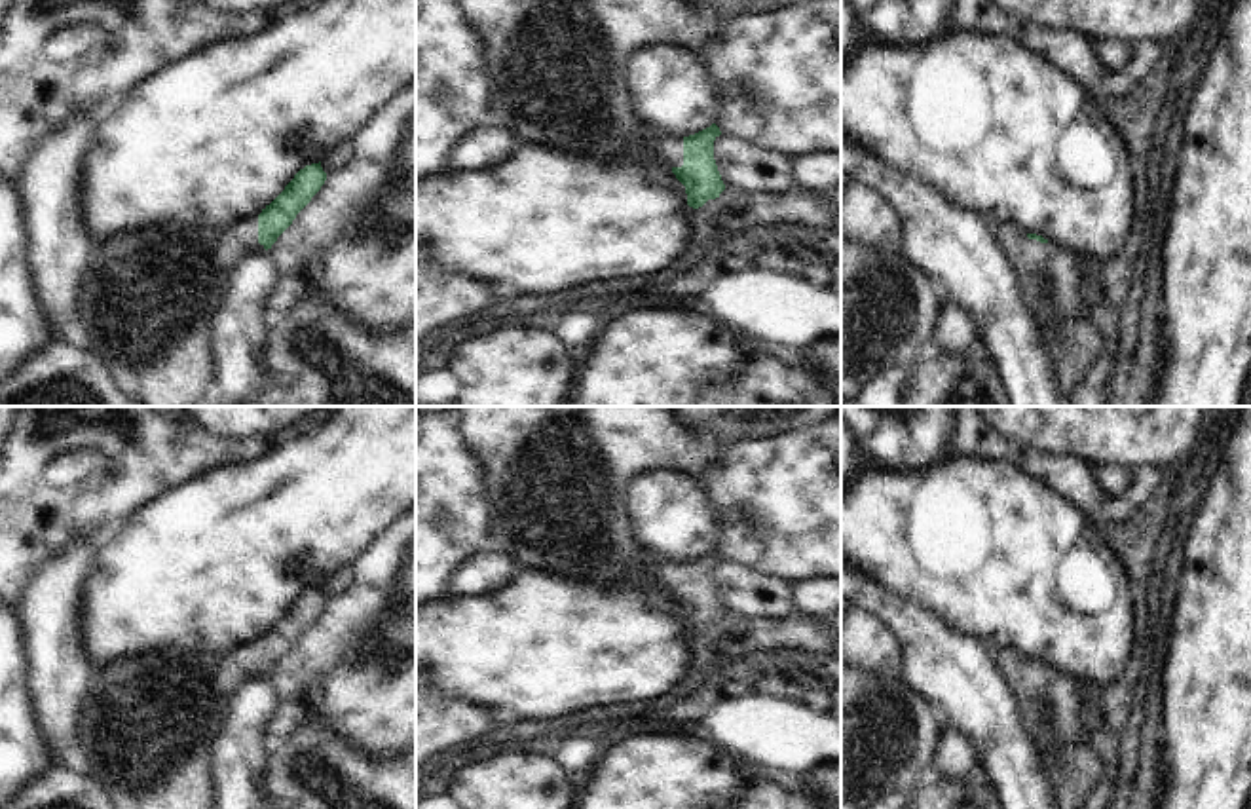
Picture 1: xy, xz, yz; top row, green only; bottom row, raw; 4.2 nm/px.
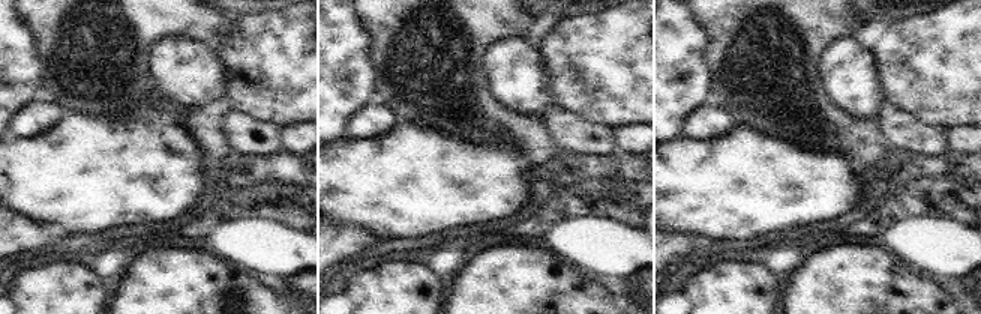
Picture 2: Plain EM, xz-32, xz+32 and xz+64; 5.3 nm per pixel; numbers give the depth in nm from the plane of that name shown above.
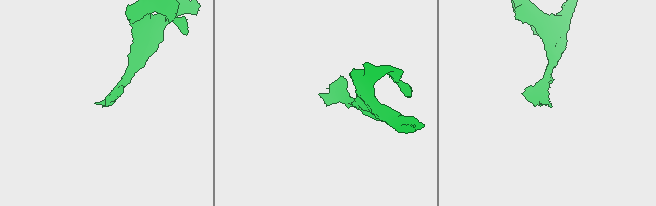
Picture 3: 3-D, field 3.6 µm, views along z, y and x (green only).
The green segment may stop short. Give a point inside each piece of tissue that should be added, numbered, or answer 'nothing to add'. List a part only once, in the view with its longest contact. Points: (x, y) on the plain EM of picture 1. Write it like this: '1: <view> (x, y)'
1: xz (671, 574)

